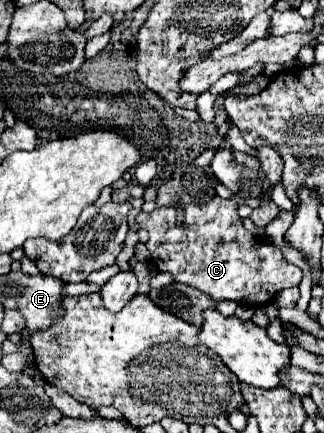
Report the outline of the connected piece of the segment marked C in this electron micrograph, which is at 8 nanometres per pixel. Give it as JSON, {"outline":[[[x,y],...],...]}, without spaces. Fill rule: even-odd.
{"outline":[[[216,195],[208,205],[202,205],[202,207],[188,205],[184,209],[184,219],[180,223],[176,223],[174,207],[158,207],[152,213],[142,211],[136,217],[136,223],[138,227],[144,227],[148,231],[146,247],[150,251],[152,267],[160,273],[170,273],[178,283],[184,283],[208,293],[216,301],[228,299],[240,305],[264,305],[264,303],[270,303],[282,289],[298,287],[304,277],[302,269],[288,263],[278,247],[262,243],[258,237],[252,237],[252,233],[244,229],[236,209],[238,205],[234,201],[222,199]]]}

